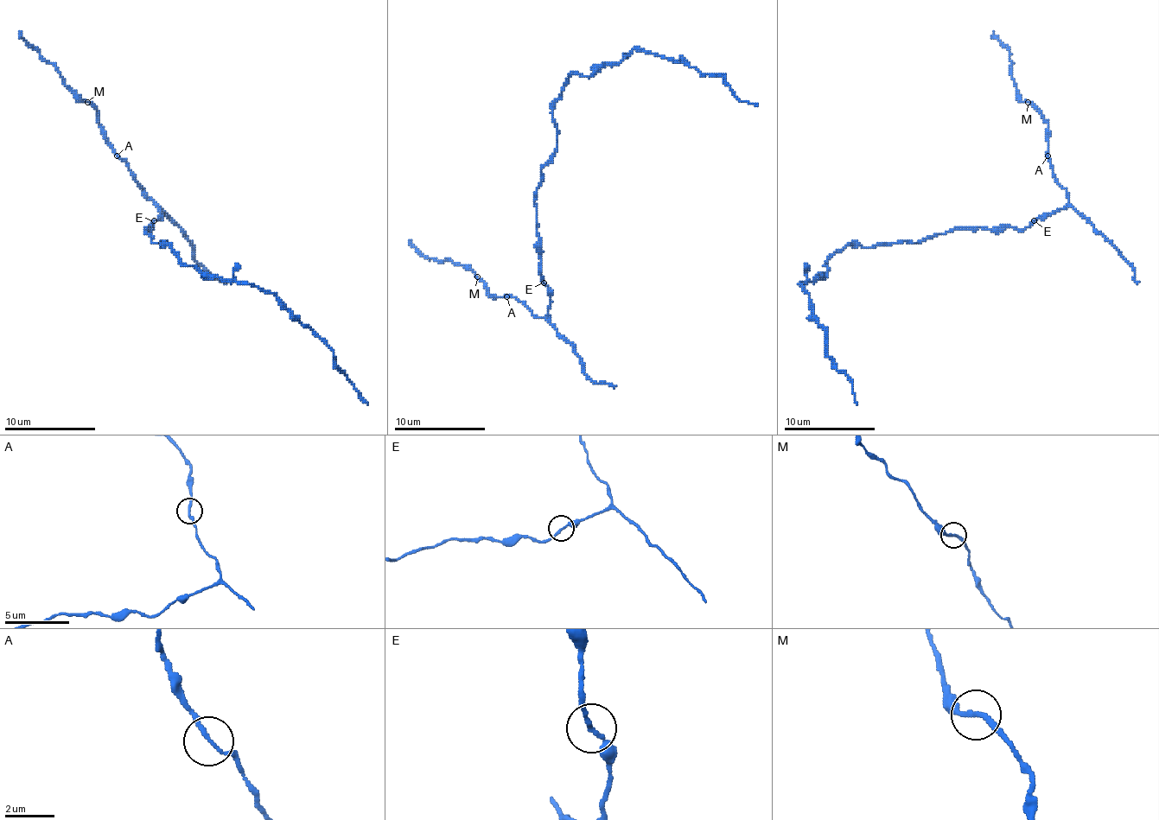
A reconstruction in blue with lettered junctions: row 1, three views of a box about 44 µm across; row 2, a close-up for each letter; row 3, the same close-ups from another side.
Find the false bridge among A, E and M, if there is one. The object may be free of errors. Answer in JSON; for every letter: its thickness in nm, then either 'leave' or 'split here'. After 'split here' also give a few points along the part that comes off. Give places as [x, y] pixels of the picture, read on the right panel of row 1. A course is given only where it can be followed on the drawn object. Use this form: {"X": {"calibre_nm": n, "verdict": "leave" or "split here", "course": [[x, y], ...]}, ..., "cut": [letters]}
{"A": {"calibre_nm": 150, "verdict": "leave"}, "E": {"calibre_nm": 160, "verdict": "leave"}, "M": {"calibre_nm": 170, "verdict": "leave"}, "cut": []}

